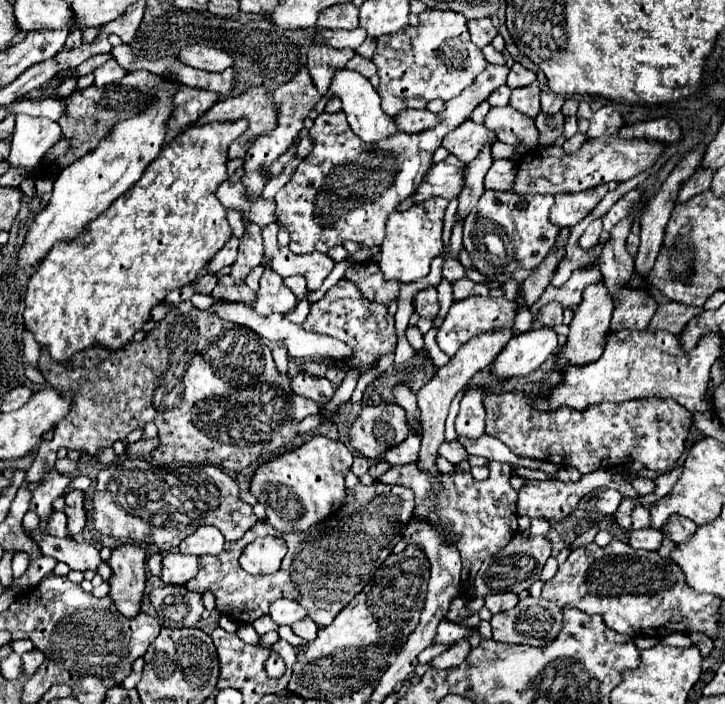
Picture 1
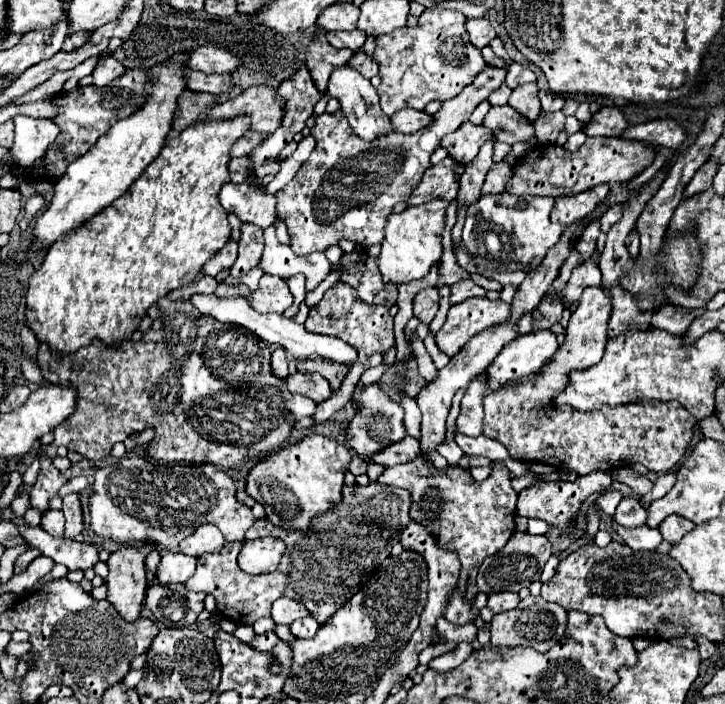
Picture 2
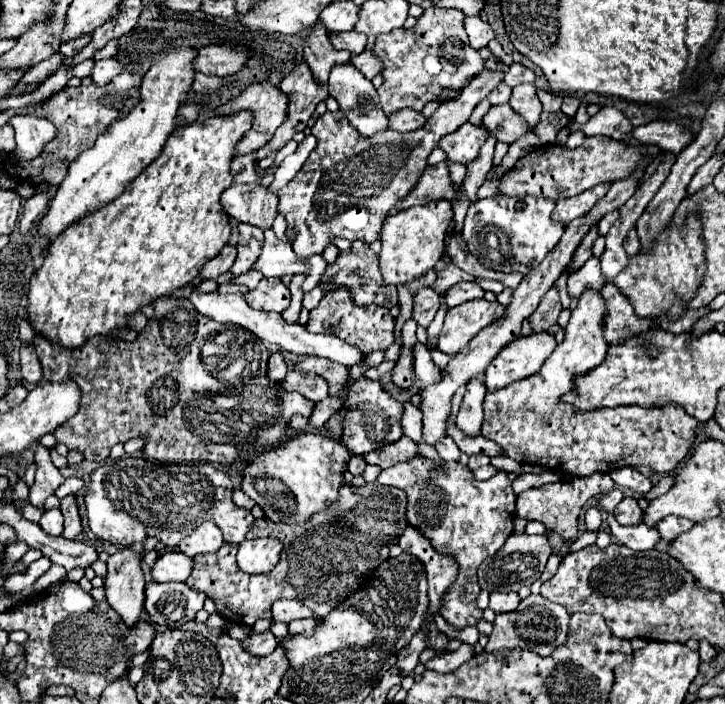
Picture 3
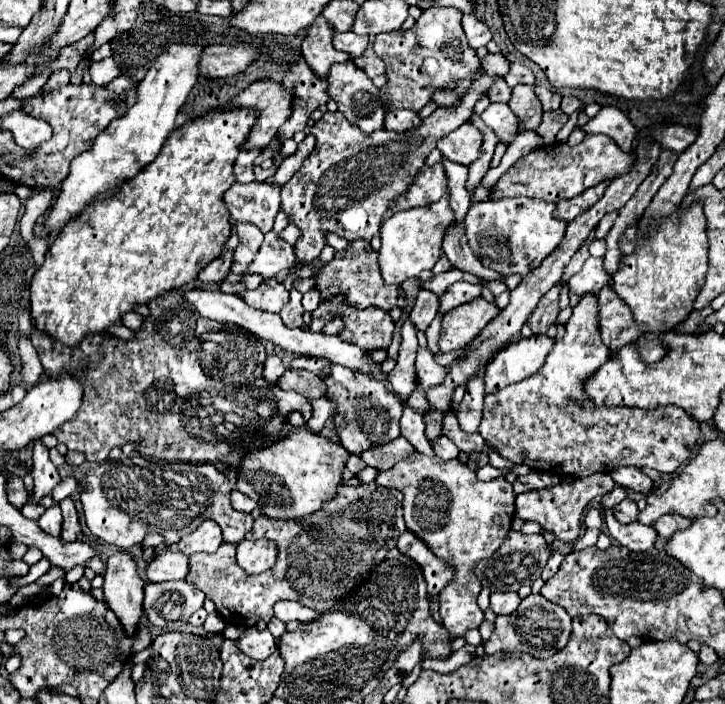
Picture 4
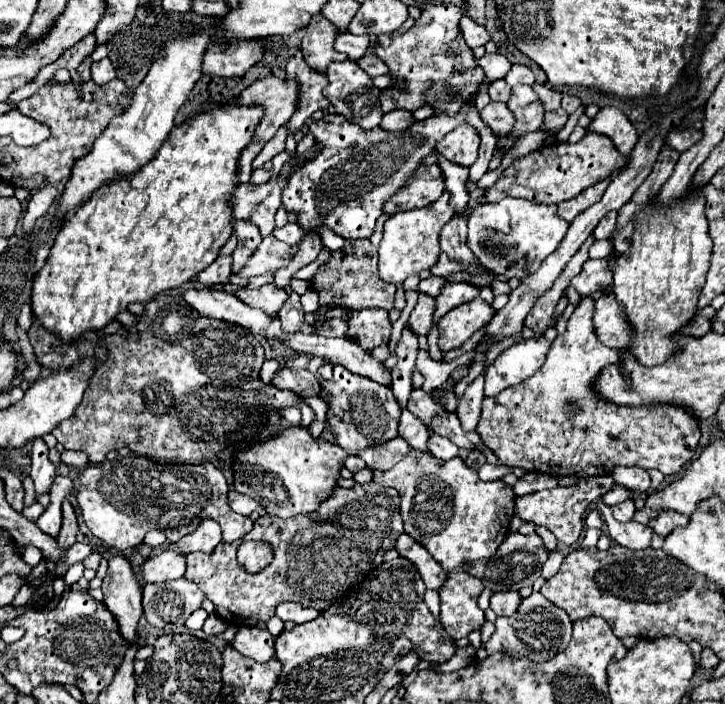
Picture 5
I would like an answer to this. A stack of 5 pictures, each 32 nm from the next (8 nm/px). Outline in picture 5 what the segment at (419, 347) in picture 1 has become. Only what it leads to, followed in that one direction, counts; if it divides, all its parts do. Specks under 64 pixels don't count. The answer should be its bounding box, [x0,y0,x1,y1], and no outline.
[416,352,474,394]

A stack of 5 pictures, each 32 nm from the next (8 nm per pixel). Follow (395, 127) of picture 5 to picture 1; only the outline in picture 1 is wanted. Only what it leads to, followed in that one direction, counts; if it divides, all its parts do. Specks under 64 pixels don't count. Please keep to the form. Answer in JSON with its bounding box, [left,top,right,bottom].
[394,110,440,134]

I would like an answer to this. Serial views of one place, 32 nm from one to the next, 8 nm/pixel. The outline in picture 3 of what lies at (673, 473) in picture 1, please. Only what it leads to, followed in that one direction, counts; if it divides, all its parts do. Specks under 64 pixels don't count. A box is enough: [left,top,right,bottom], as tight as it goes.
[644,476,674,500]

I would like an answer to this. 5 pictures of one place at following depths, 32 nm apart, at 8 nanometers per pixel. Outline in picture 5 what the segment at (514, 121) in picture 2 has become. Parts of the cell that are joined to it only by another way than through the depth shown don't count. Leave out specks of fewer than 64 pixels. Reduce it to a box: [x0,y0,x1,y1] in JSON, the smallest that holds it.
[482,102,514,136]

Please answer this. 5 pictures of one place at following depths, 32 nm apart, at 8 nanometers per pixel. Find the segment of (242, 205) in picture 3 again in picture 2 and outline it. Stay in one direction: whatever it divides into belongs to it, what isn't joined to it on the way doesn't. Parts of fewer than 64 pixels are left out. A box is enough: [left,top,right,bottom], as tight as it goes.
[220,184,276,228]

